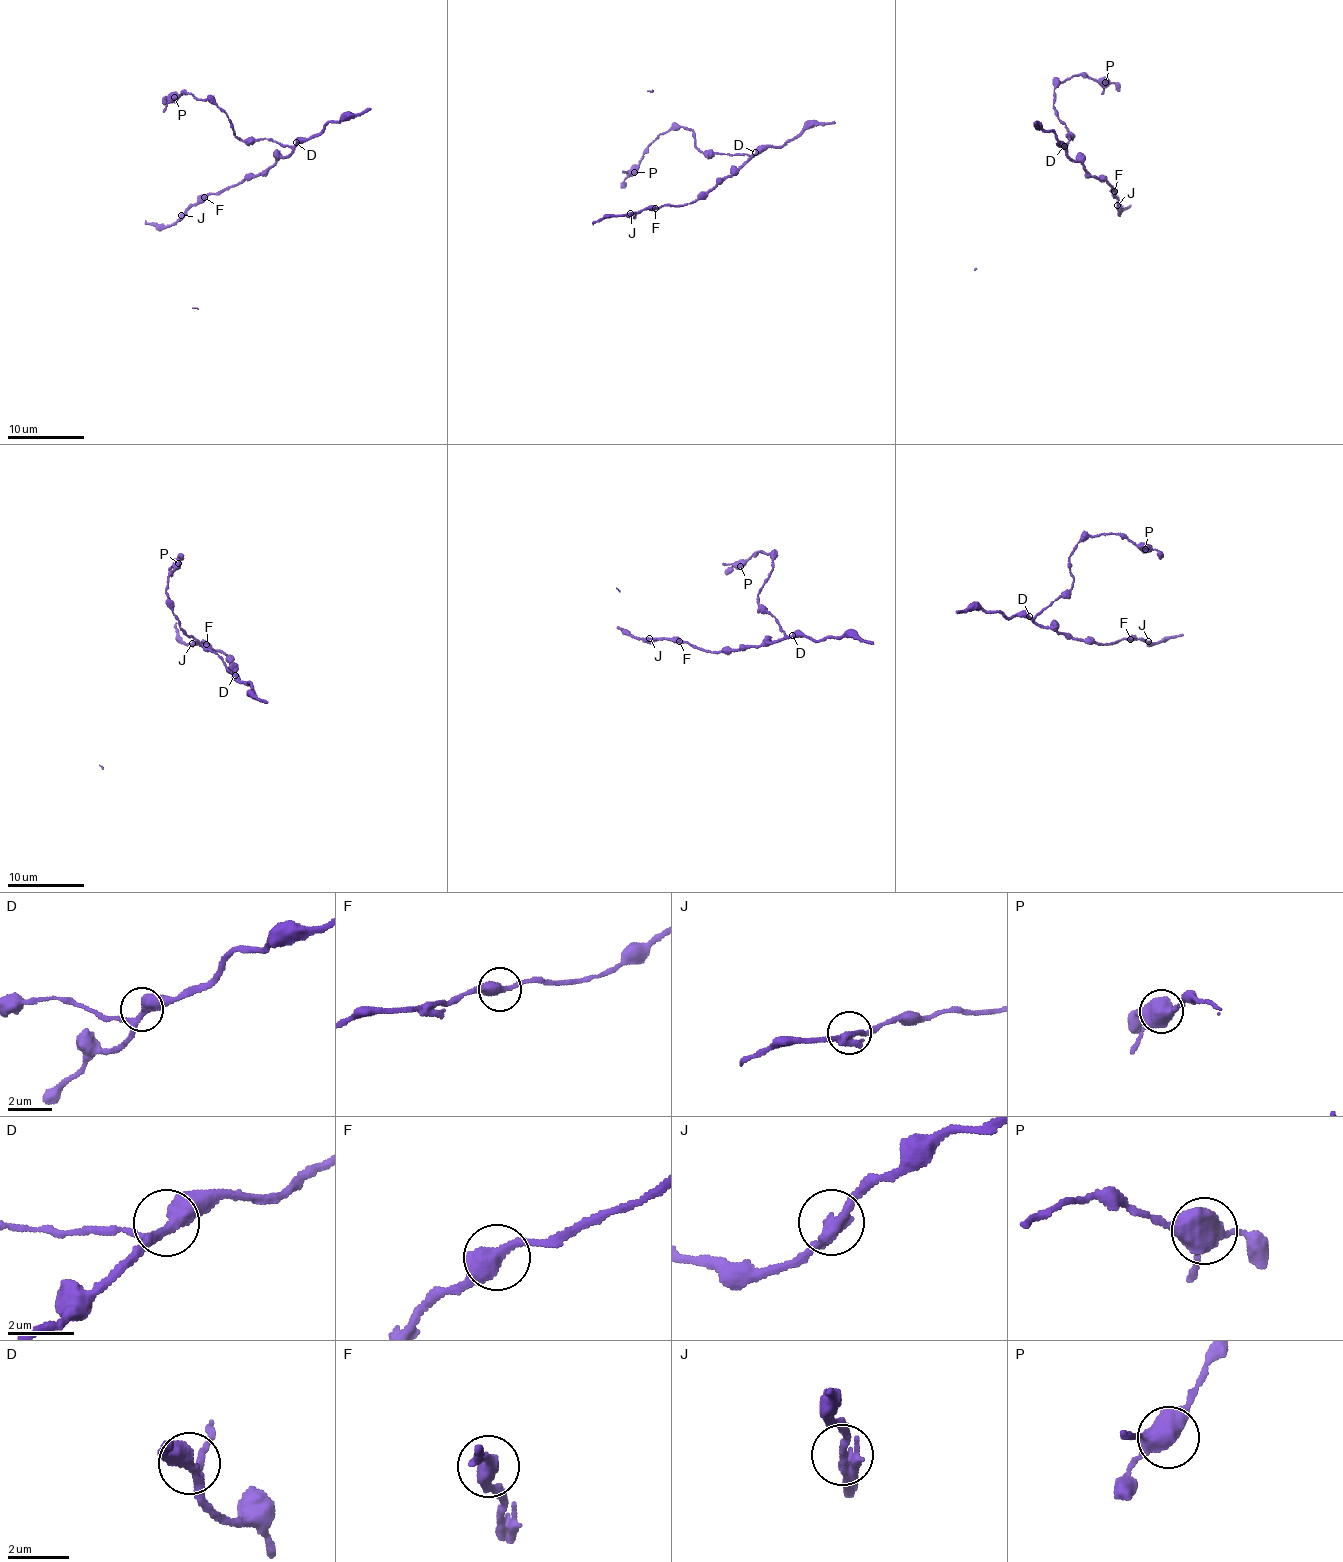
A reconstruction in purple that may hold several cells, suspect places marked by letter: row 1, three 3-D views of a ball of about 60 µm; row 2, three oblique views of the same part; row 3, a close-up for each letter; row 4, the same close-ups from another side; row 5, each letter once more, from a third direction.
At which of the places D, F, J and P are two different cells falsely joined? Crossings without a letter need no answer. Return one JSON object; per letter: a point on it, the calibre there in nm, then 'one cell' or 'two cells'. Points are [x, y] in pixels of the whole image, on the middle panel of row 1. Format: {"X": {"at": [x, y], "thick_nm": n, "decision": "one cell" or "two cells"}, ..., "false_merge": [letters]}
{"D": {"at": [755, 152], "thick_nm": 340, "decision": "one cell"}, "F": {"at": [655, 208], "thick_nm": 440, "decision": "one cell"}, "J": {"at": [630, 213], "thick_nm": 280, "decision": "one cell"}, "P": {"at": [634, 172], "thick_nm": 440, "decision": "one cell"}, "false_merge": []}

